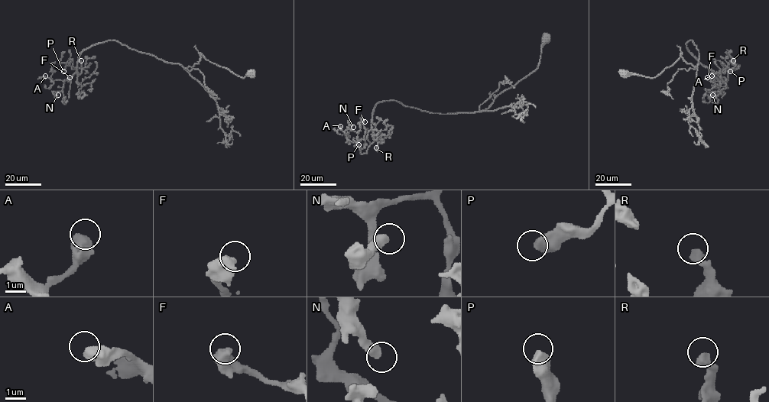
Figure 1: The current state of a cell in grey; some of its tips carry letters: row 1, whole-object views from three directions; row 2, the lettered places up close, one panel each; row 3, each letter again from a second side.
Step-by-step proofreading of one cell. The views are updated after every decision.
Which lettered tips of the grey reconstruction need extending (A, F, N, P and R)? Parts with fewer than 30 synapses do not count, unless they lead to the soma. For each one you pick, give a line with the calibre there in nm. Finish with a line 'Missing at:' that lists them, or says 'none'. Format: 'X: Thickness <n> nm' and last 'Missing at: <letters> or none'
R: Thickness 440 nm
Missing at: R

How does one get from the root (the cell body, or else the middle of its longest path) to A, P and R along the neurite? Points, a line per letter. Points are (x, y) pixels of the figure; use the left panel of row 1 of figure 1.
A: (251, 72), (240, 77), (201, 53), (197, 63), (184, 68), (107, 40), (81, 52), (69, 80), (45, 76)
P: (251, 72), (240, 77), (201, 53), (184, 68), (114, 40), (84, 49), (79, 74), (69, 66), (63, 71)
R: (251, 72), (240, 77), (201, 53), (197, 63), (184, 68), (114, 40), (84, 49), (79, 74), (81, 60)

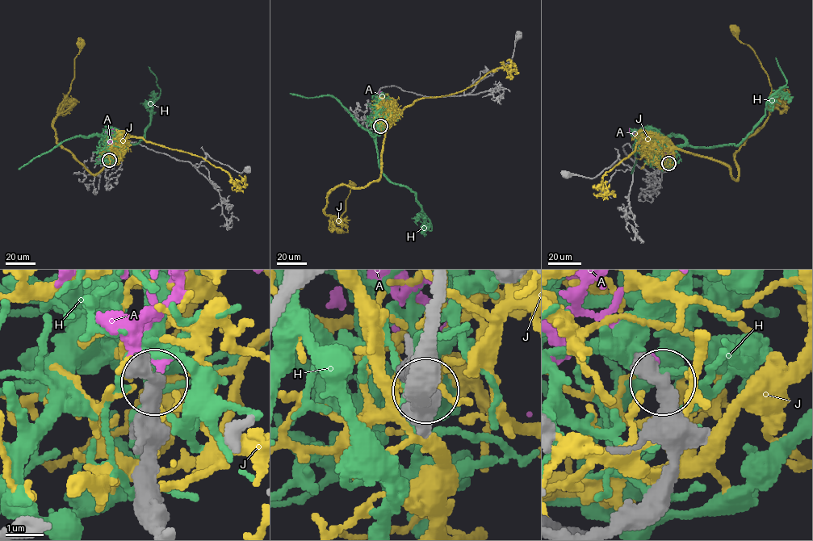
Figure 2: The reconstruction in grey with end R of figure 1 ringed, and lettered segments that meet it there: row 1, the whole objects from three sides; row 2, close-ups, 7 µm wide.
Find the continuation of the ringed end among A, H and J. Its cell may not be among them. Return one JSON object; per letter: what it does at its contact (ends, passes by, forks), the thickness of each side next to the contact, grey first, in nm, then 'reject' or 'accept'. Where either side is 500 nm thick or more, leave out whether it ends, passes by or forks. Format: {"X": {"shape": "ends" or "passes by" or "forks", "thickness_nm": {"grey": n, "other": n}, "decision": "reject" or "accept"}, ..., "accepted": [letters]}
{"A": {"shape": "ends", "thickness_nm": {"grey": 480, "other": 190}, "decision": "reject"}, "H": {"thickness_nm": {"grey": 600, "other": 280}, "decision": "reject"}, "J": {"shape": "ends", "thickness_nm": {"grey": 440, "other": 180}, "decision": "reject"}, "accepted": []}

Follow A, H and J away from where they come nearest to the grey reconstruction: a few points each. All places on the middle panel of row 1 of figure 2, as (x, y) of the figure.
A: (380, 125), (383, 104), (379, 93), (381, 91), (379, 92)
H: (380, 125), (375, 144), (379, 168), (391, 182), (408, 187), (415, 193), (431, 229), (420, 220)
J: (379, 125), (387, 127), (381, 176), (360, 187), (337, 186), (328, 194), (327, 215), (344, 213), (353, 184)

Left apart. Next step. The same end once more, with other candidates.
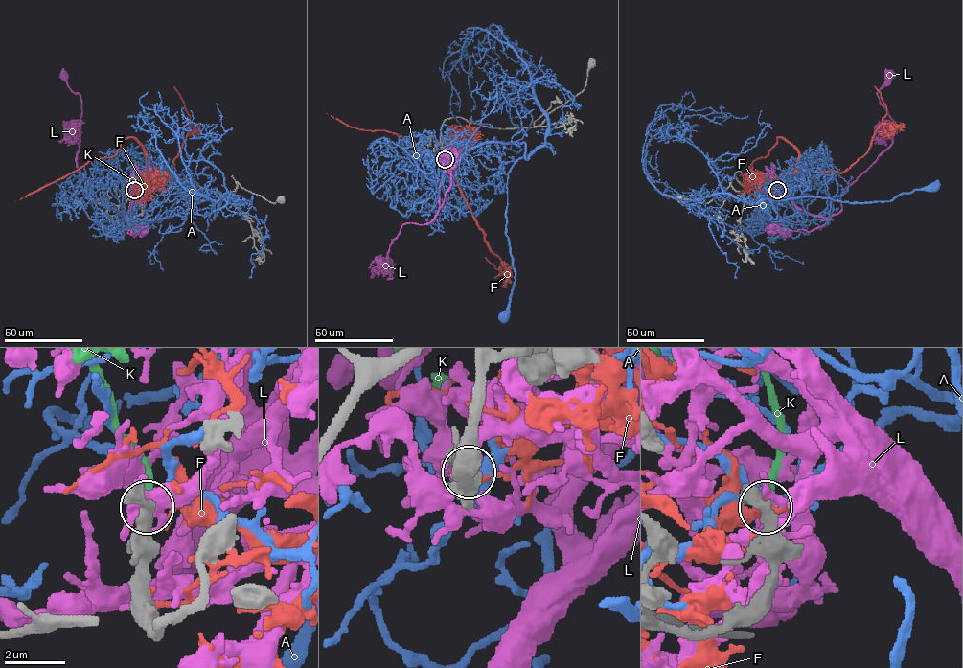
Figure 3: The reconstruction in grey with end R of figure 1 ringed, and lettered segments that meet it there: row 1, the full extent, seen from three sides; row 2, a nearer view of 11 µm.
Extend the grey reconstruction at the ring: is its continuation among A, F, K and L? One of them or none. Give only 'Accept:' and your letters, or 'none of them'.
Accept: K

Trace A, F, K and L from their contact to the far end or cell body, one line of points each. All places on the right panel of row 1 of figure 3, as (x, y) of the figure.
A: (777, 189), (787, 181), (797, 211), (772, 221), (760, 200), (775, 218), (772, 200), (884, 201), (934, 185)
F: (777, 190), (779, 182), (793, 171), (798, 151), (778, 137), (767, 155), (750, 165), (745, 187), (730, 201)
K: (777, 189), (775, 179), (769, 182), (765, 178)
L: (776, 188), (779, 183), (812, 214), (840, 210), (840, 193), (896, 132), (877, 94), (888, 77)

